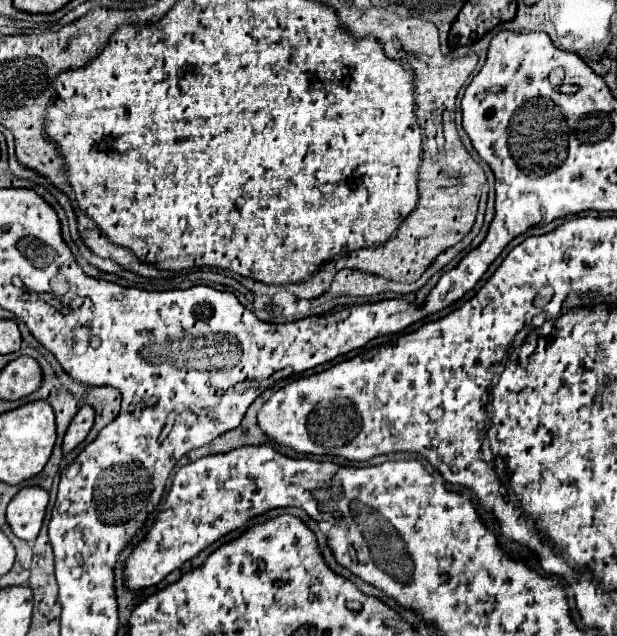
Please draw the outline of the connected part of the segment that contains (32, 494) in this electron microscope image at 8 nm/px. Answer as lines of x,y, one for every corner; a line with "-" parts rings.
22,487
10,501
6,519
20,539
34,541
38,537
46,515
48,497
48,491
42,487

